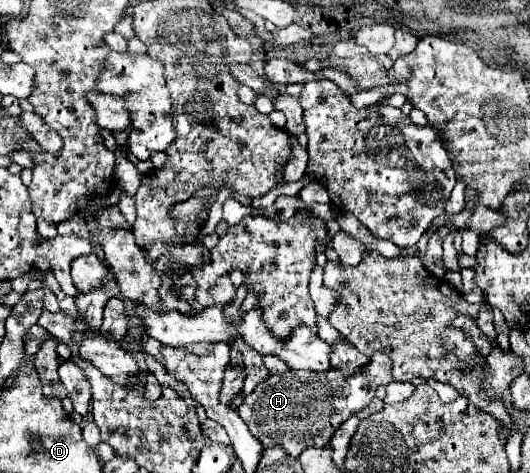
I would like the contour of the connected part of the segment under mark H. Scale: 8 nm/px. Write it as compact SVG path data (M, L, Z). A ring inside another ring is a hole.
M377 351L369 365L353 377L341 377L335 369L317 373L317 377L309 371L295 371L299 377L271 375L257 385L255 393L245 397L239 407L239 417L265 447L283 447L289 455L299 457L307 447L327 447L335 429L351 415L365 409L373 401L379 385L389 385L393 381L391 367L393 361L383 351Z

